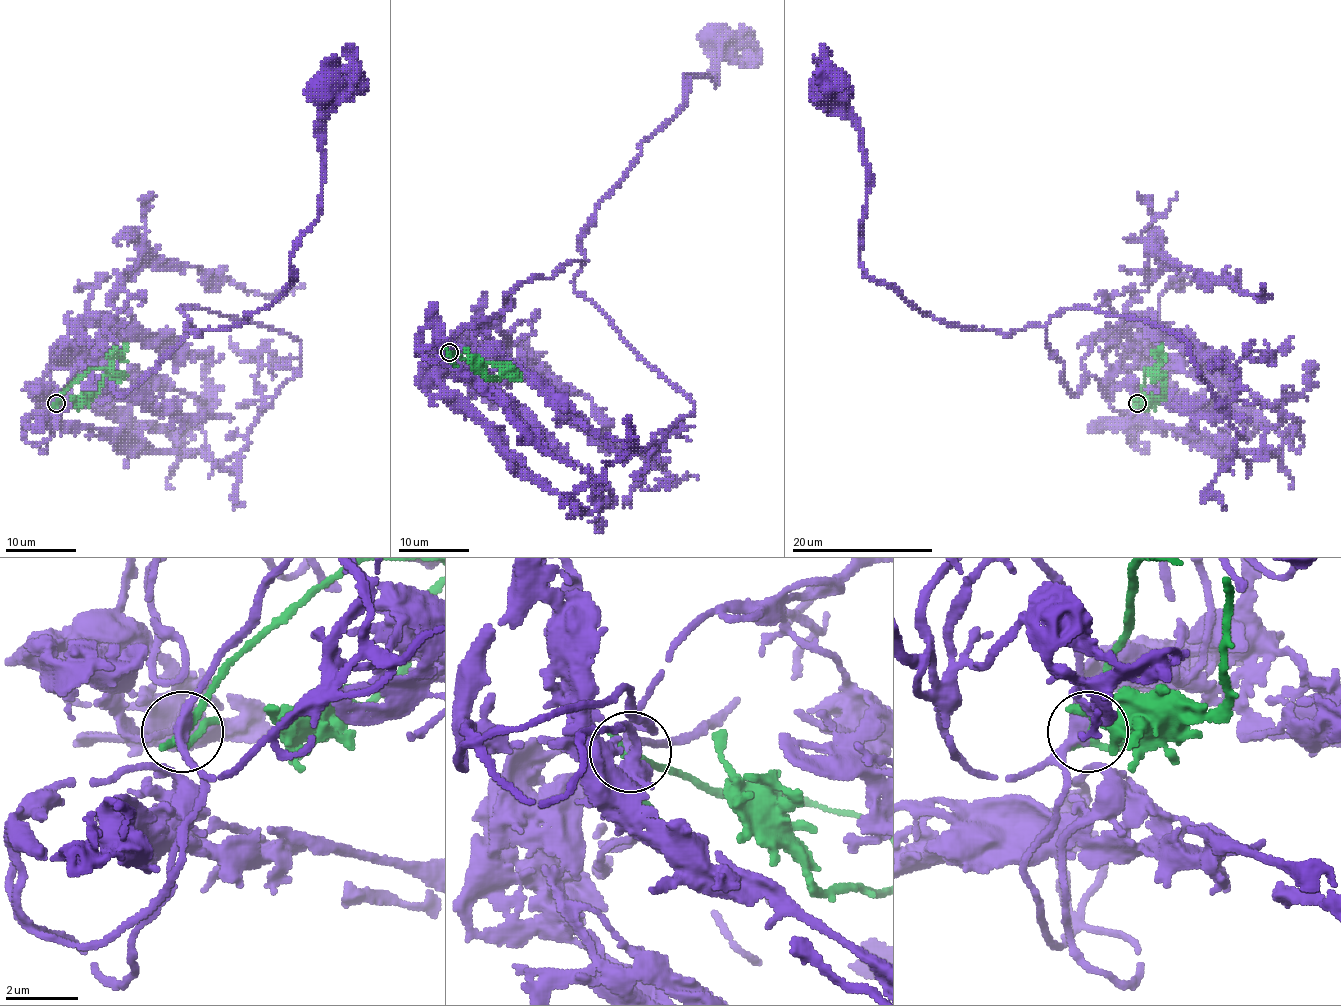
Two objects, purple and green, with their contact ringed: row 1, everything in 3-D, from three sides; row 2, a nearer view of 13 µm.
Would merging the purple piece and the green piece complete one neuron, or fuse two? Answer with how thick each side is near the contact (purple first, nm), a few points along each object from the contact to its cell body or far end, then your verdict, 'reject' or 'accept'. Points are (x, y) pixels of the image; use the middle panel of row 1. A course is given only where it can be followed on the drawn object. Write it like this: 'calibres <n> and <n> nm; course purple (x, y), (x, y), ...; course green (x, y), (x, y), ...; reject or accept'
calibres 320 and 240 nm; course purple (450, 351), (506, 295), (585, 258), (585, 224), (682, 104), (684, 74), (716, 81), (721, 36); course green (450, 351), (462, 358), (494, 363), (502, 376), (497, 379), (485, 376), (465, 348); reject

